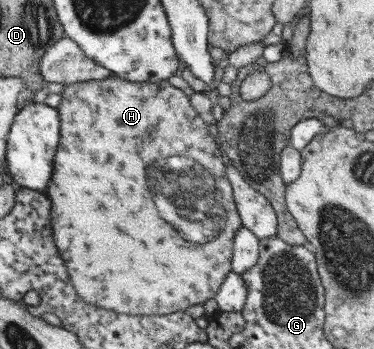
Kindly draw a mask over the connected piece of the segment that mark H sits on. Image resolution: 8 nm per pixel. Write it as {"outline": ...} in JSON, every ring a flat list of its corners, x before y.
{"outline":[[112,75,104,80,95,80,95,81,81,81,79,83,73,83,64,86,64,92,61,93,62,99,57,106,57,109,60,111,60,116,62,119,61,122,61,149,57,153,57,165,55,165,55,175,53,175,53,181,49,185,49,197,53,201,53,235,55,235,55,241,57,241,57,247,59,247,59,253,64,259,65,266,71,275,76,291,81,295,81,298,85,302,99,306,99,308,105,308,107,310,117,312,119,314,127,316,163,316,170,315,182,310,185,310,188,307,193,307,193,305,202,305,205,301,209,299,214,299,221,290,221,287,224,285,229,273,233,272,232,259,234,256,234,241,236,239,237,232,241,229,242,217,240,216,240,211,236,206,236,200,234,197,234,187,232,182,227,176,226,169,229,166,227,157,223,152,223,149,217,143,218,138,211,135,208,123,199,115,199,112,193,107,192,101,190,100,190,95,187,95,185,91,181,91,177,87,173,87,169,81,166,79,153,83,151,81,135,82,129,81,123,77,117,75]]}

